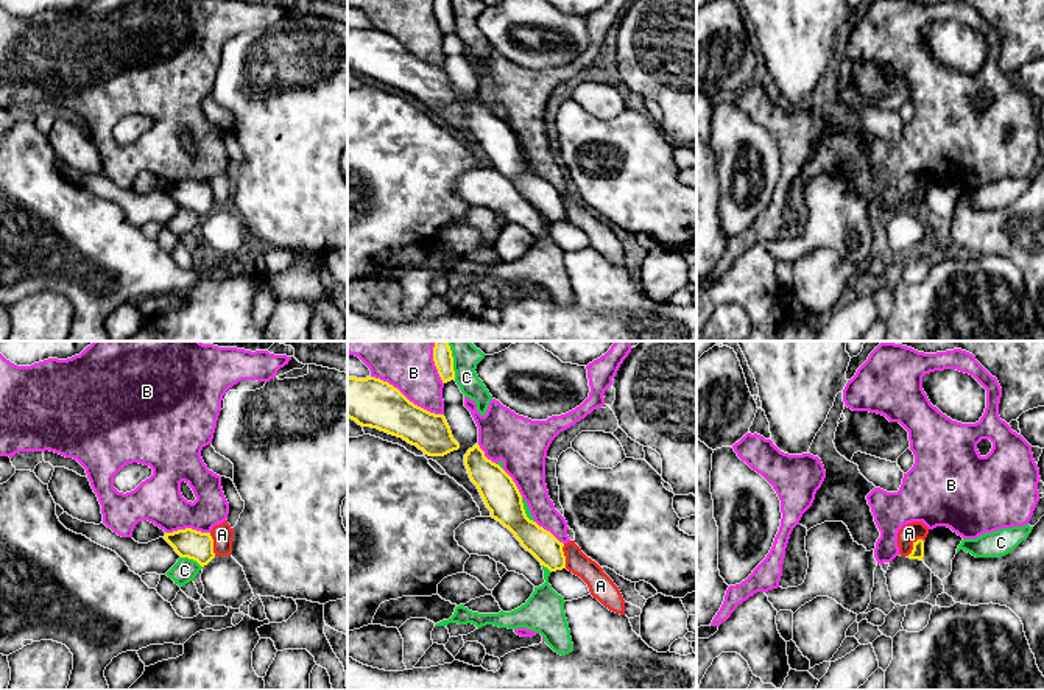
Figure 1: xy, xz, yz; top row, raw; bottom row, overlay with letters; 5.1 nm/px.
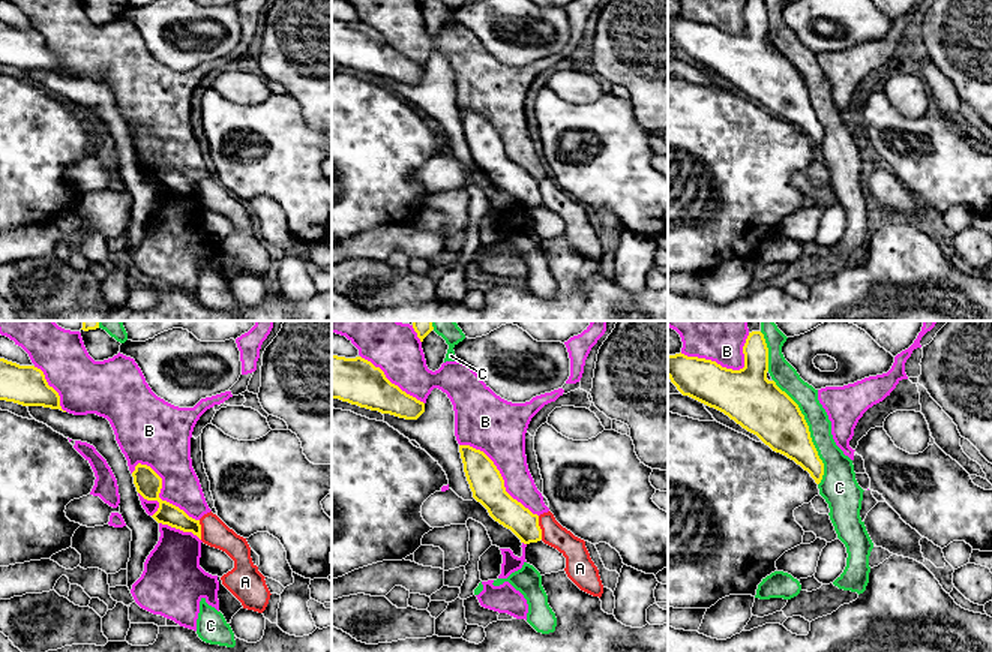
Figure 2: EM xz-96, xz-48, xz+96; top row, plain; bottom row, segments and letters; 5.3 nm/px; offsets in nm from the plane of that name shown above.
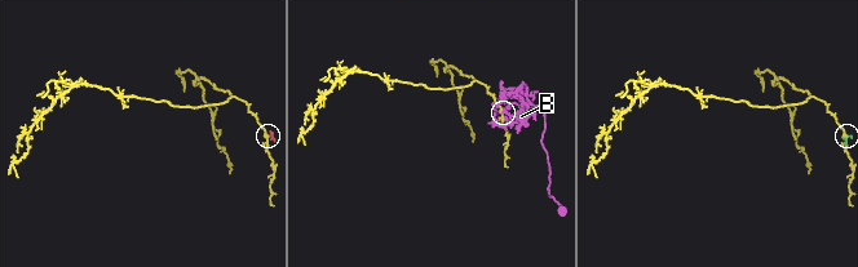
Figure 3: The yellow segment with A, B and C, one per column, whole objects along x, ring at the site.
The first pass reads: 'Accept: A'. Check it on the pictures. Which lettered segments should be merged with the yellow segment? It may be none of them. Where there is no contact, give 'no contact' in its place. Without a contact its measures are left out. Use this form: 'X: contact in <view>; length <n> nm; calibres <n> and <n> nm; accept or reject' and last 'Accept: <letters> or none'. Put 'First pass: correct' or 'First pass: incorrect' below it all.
A: contact in yz; length 130 nm; calibres 60 and 100 nm; reject
B: contact in xz; length 420 nm; calibres 260 and 240 nm; reject
C: contact in xy; length 130 nm; calibres 150 and 120 nm; reject
Accept: none
First pass: incorrect

